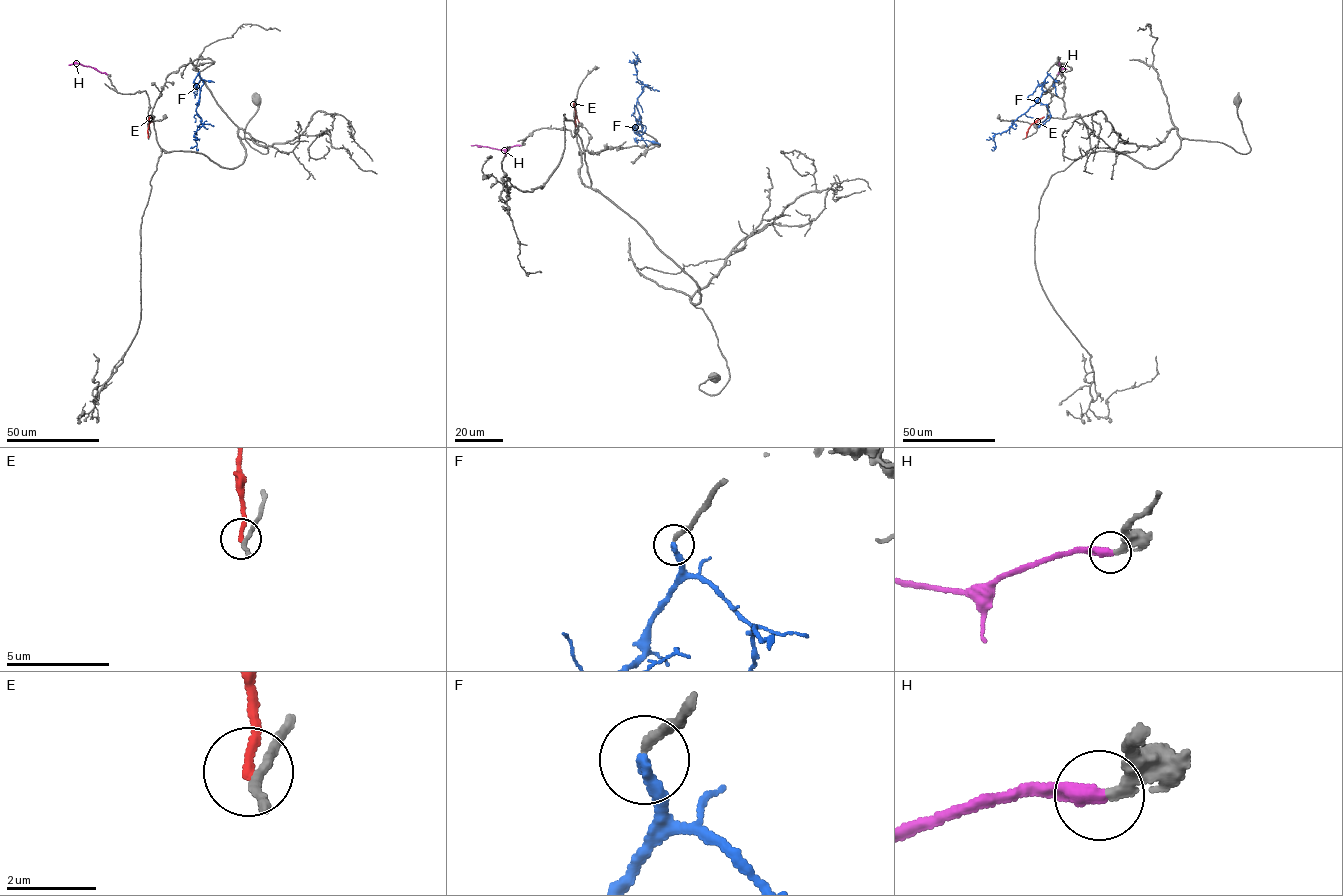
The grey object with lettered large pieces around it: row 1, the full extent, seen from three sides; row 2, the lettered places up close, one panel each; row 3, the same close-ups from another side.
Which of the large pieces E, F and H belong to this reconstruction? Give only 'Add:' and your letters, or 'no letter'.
Add: H

